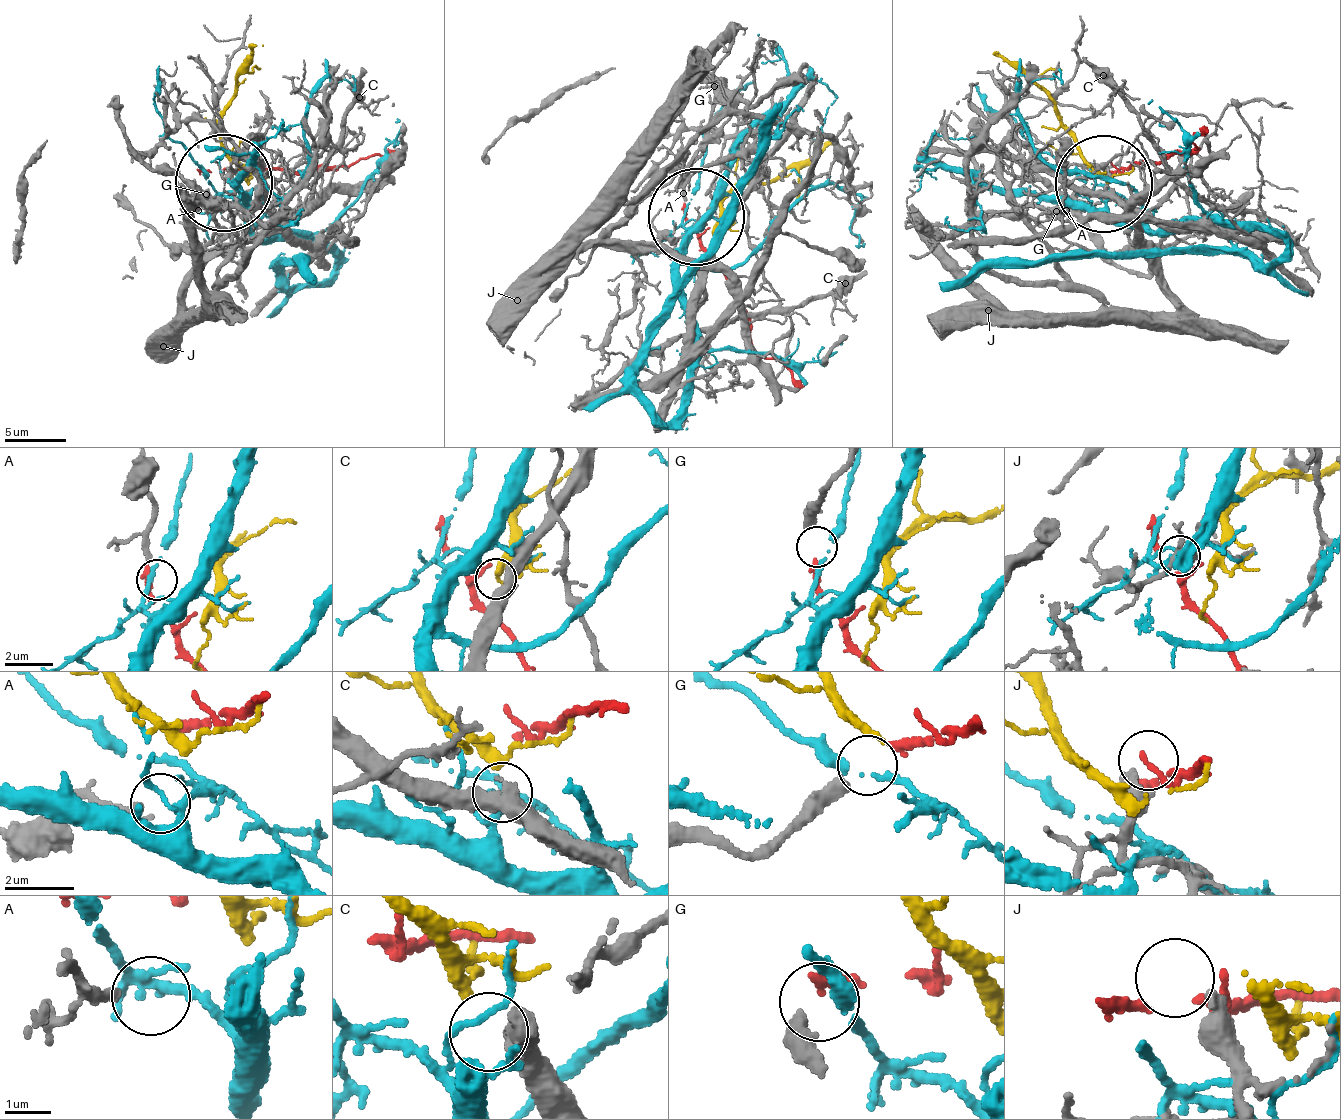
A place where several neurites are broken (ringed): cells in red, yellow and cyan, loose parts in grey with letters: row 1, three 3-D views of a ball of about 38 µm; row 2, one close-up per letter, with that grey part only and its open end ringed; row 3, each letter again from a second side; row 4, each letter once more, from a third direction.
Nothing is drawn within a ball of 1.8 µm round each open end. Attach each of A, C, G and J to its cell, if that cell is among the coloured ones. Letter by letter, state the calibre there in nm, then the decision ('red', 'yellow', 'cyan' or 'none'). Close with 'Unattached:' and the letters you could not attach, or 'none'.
A: 200 nm | none
C: 380 nm | yellow
G: 420 nm | red
J: 400 nm | none
Unattached: A, J

